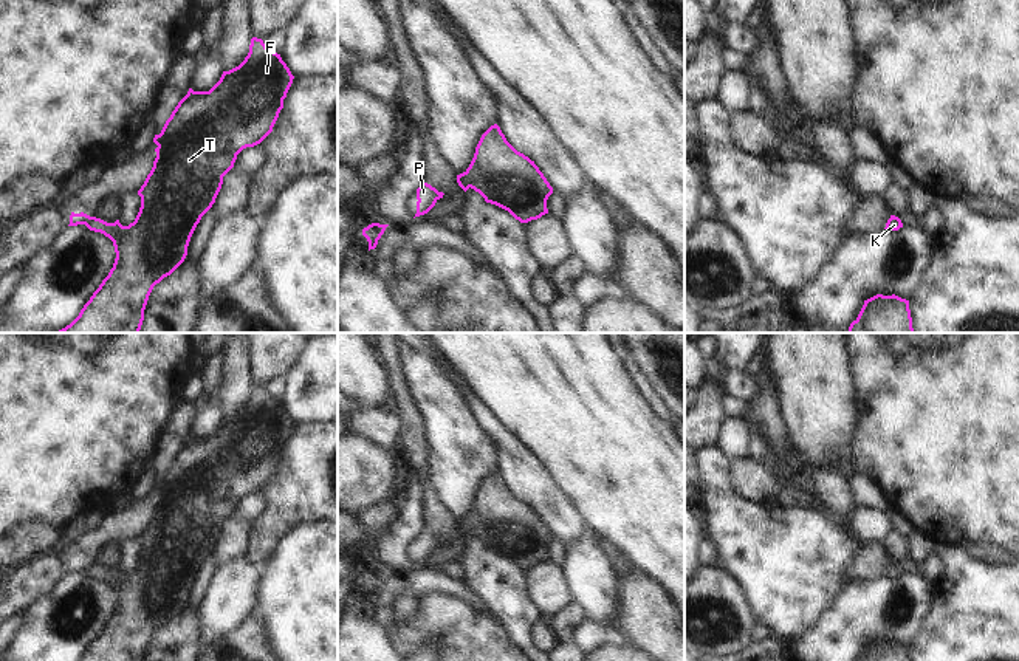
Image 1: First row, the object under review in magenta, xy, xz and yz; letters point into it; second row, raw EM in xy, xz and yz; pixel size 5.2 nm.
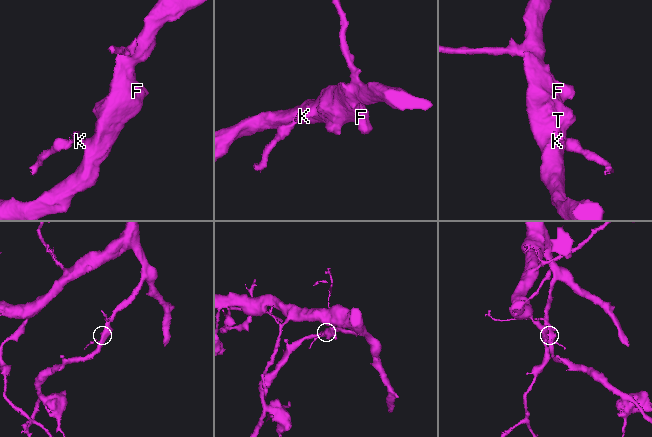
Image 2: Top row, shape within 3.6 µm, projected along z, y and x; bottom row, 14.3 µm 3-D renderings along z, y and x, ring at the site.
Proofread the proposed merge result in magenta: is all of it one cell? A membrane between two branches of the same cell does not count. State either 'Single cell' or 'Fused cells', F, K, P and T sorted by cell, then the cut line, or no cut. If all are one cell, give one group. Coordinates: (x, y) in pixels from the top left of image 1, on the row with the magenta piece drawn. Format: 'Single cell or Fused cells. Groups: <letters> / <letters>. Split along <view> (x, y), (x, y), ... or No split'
Fused cells. Groups: F K T / P. Split along xy (90, 217), (84, 223)

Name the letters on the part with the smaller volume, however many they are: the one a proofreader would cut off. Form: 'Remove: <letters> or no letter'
Remove: P

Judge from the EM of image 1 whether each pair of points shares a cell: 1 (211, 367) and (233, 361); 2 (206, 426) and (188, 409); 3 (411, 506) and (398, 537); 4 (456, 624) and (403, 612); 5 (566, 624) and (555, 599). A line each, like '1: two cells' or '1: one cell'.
1: two cells
2: two cells
3: one cell
4: two cells
5: two cells

